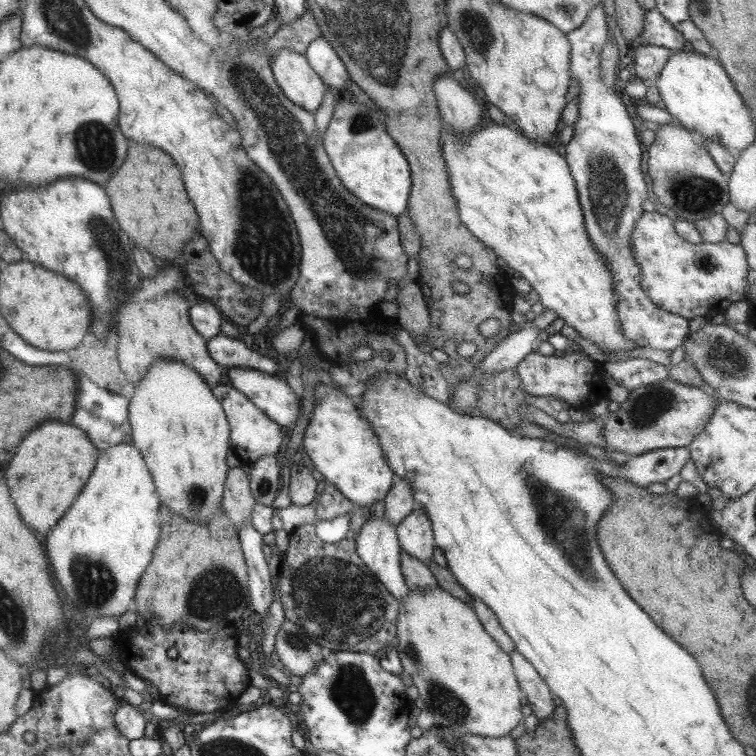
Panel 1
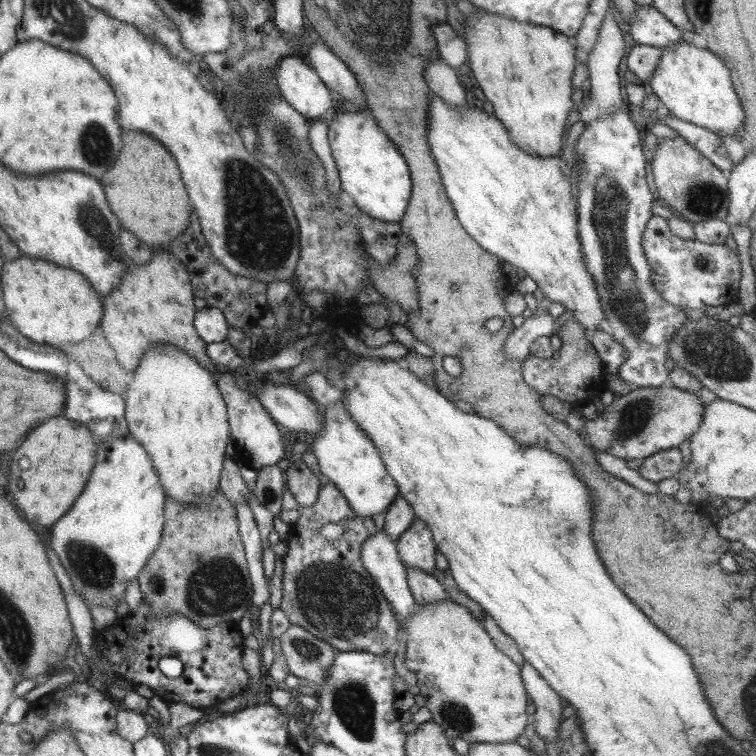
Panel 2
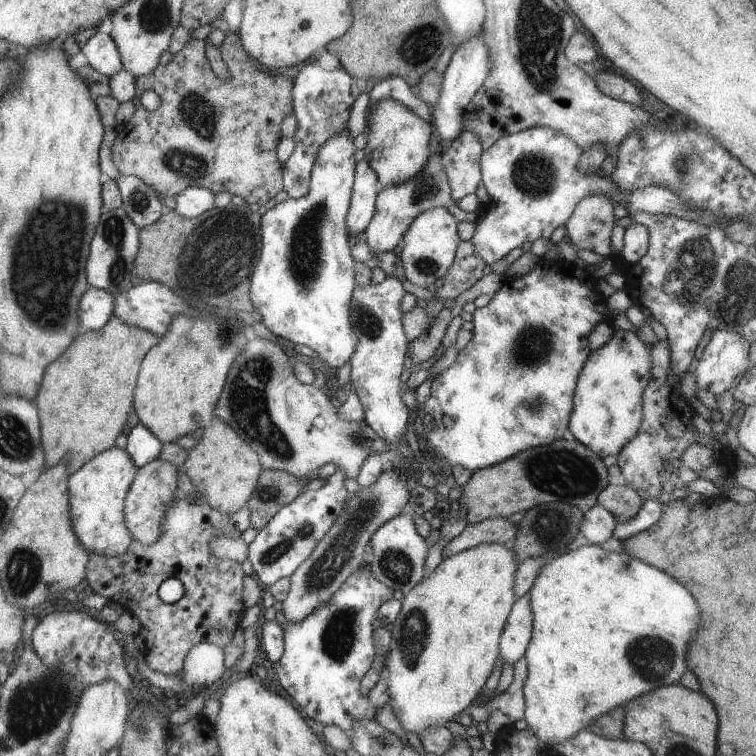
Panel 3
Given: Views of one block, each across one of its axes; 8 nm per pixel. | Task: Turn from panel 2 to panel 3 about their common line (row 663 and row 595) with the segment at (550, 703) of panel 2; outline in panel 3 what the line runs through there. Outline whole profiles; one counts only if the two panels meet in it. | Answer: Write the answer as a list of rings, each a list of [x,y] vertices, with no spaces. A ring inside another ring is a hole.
[[[528,592],[514,601],[500,637],[499,655],[506,664],[516,664],[525,656],[534,622]]]

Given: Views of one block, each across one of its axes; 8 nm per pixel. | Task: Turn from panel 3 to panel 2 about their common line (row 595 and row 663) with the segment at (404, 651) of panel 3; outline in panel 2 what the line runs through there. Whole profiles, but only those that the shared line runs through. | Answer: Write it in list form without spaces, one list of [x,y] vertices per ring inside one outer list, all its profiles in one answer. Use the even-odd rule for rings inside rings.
[[[450,598],[434,604],[418,604],[416,612],[404,622],[403,632],[407,638],[405,665],[418,677],[417,686],[426,699],[426,708],[449,739],[462,738],[469,744],[516,742],[531,718],[525,713],[529,696],[522,683],[521,668],[496,648],[482,622],[476,620],[466,606],[456,604]]]

